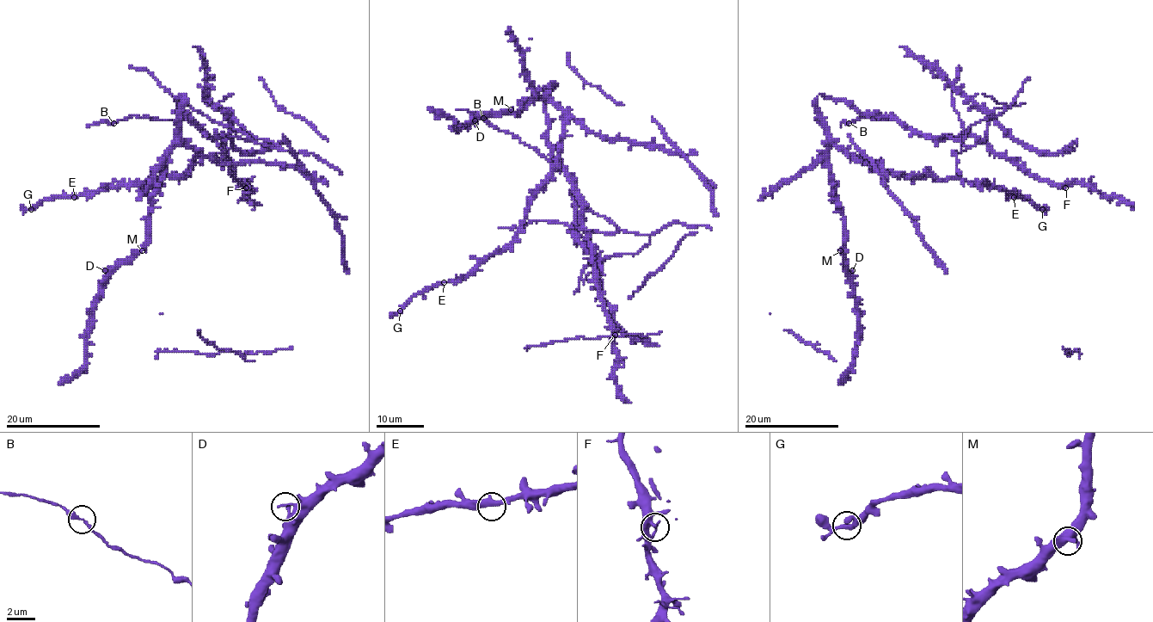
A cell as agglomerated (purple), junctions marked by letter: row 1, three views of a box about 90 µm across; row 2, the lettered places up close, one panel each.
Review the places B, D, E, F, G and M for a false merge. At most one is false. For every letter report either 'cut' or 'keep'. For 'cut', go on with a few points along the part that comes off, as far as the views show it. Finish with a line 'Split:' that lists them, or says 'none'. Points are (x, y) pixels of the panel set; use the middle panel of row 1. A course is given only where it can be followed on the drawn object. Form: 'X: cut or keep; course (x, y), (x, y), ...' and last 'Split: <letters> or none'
B: keep
D: keep
E: keep
F: keep
G: keep
M: keep
Split: none

